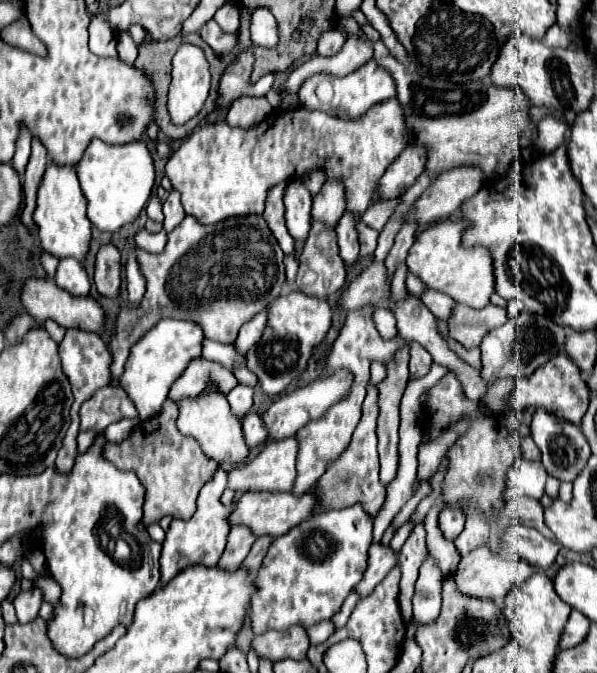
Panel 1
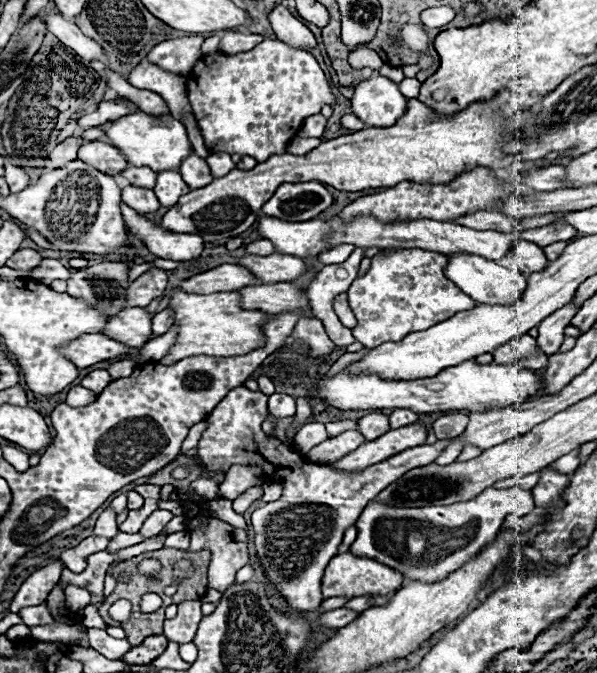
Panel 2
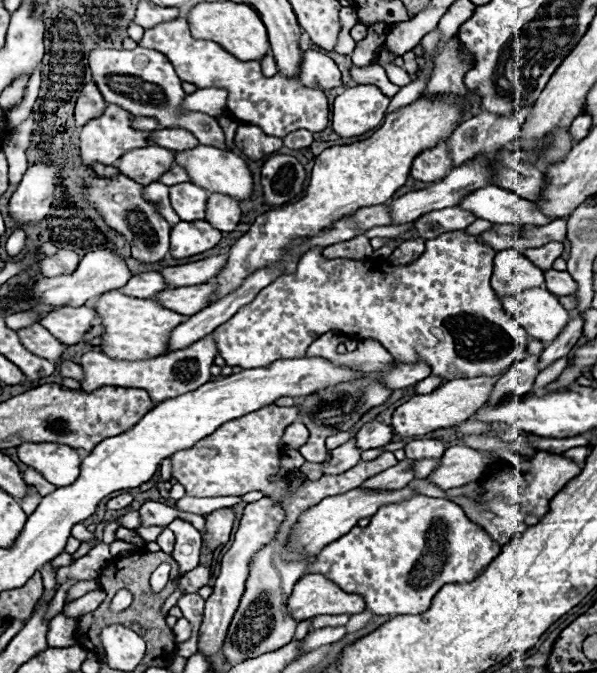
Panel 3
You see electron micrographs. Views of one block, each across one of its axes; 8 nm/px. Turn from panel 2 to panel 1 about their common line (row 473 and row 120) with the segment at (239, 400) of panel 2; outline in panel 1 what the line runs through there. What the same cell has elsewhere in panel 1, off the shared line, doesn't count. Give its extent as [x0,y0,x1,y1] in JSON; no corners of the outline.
[166,98,408,224]

